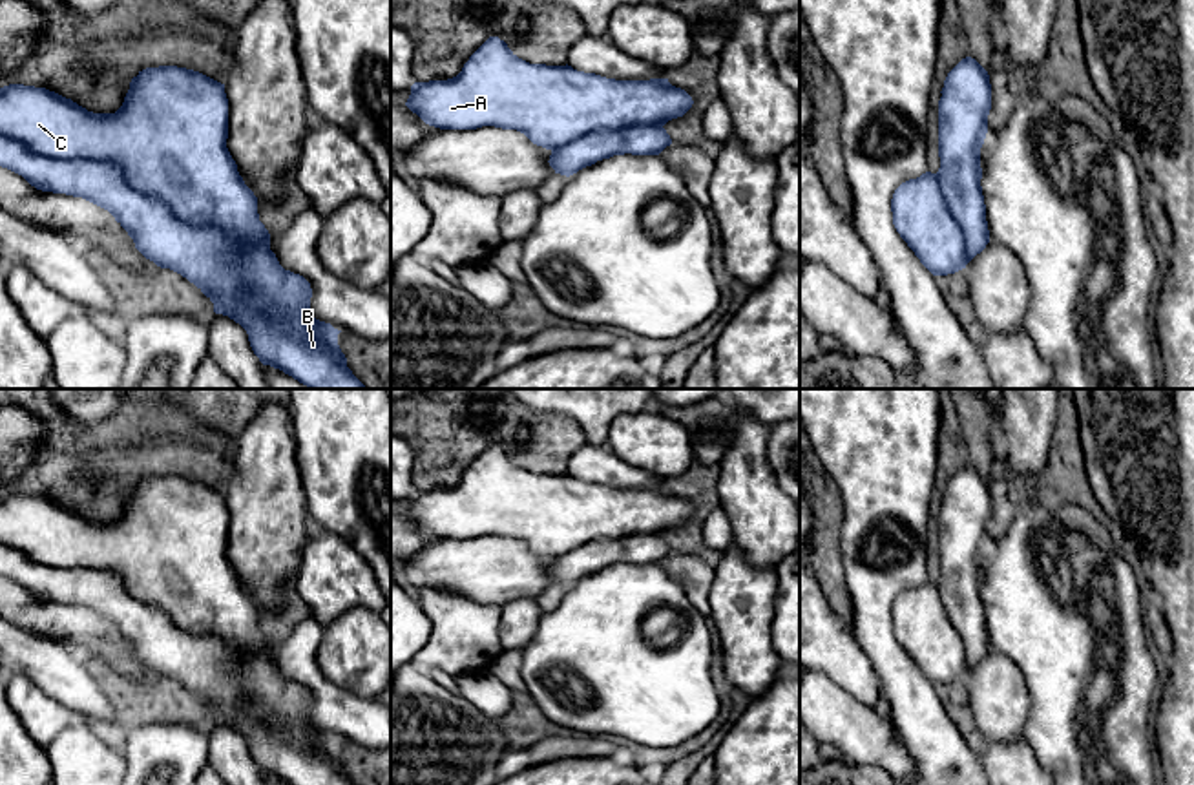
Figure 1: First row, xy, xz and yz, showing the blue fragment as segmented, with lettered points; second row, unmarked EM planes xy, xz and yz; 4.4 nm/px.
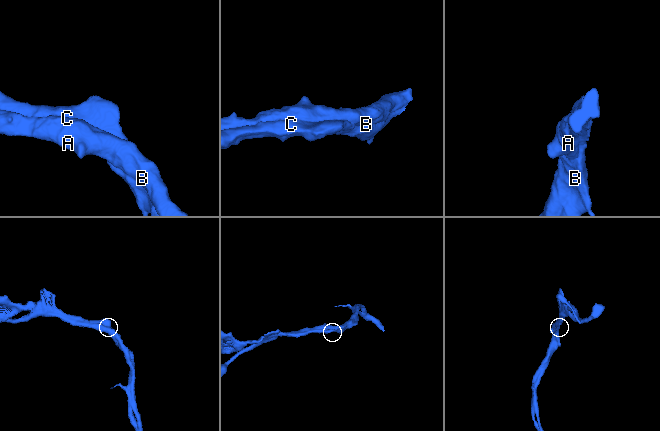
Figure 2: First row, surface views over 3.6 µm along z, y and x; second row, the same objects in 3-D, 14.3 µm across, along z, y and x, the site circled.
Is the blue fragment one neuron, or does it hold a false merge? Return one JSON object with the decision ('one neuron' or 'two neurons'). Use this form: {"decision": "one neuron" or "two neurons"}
{"decision": "one neuron"}

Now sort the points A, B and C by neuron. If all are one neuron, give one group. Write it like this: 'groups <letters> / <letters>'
groups A B C

